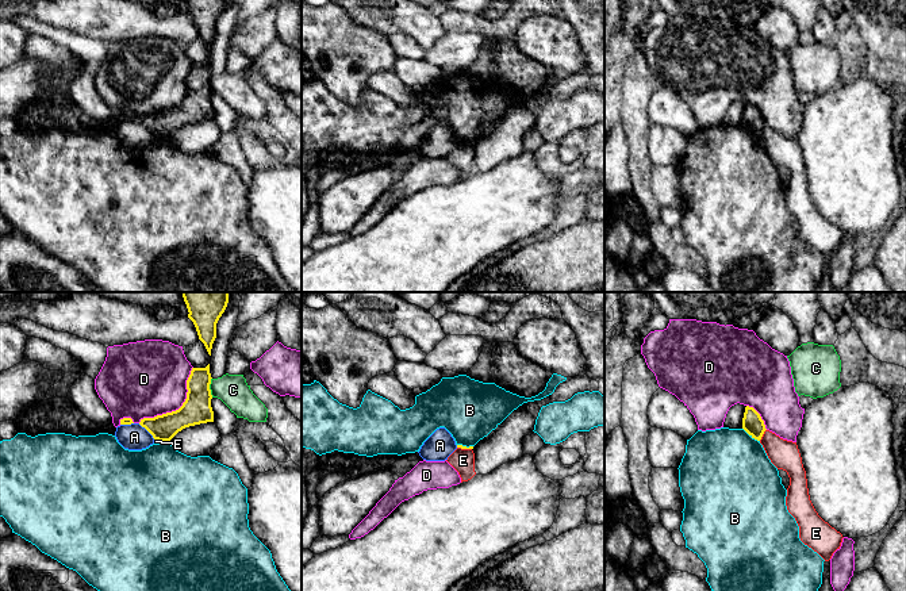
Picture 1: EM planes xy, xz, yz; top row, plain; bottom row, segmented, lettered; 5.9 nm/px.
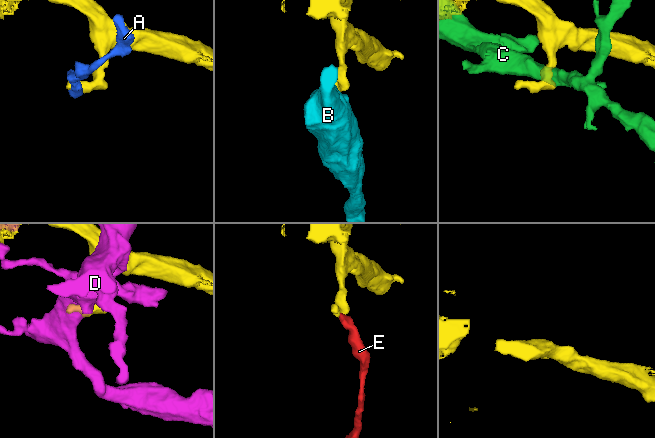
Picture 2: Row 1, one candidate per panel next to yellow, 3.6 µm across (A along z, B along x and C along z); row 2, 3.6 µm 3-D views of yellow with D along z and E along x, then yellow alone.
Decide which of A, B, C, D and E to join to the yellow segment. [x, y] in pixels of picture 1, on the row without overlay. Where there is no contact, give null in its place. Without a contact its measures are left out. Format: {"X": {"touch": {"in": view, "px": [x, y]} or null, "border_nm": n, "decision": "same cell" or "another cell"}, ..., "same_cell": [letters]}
{"A": {"touch": {"in": "xy", "px": [146, 126]}, "border_nm": 140, "decision": "another cell"}, "B": {"touch": {"in": "yz", "px": [751, 131]}, "border_nm": 130, "decision": "another cell"}, "C": {"touch": {"in": "xy", "px": [208, 84]}, "border_nm": 120, "decision": "another cell"}, "D": {"touch": {"in": "xy", "px": [180, 104]}, "border_nm": 460, "decision": "another cell"}, "E": {"touch": {"in": "yz", "px": [763, 130]}, "border_nm": 80, "decision": "another cell"}, "same_cell": []}

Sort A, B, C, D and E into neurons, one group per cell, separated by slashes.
A / B / C / D / E

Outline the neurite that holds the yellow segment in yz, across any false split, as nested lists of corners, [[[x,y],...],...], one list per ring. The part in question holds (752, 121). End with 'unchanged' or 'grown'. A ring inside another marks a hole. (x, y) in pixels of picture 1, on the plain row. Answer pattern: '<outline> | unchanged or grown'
[[[749,103],[745,104],[742,126],[757,138],[761,137],[764,128],[767,127],[760,111]]] | unchanged

